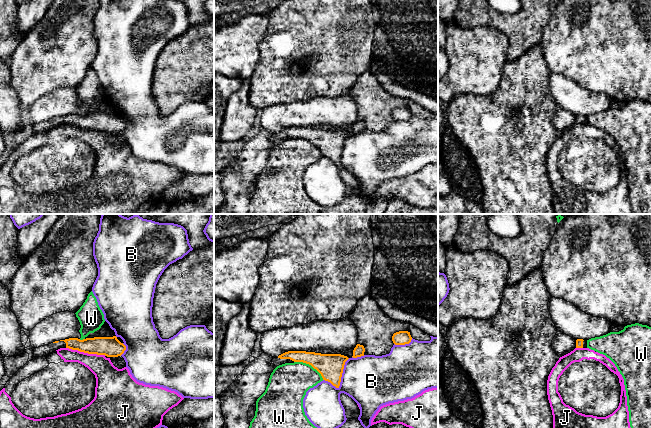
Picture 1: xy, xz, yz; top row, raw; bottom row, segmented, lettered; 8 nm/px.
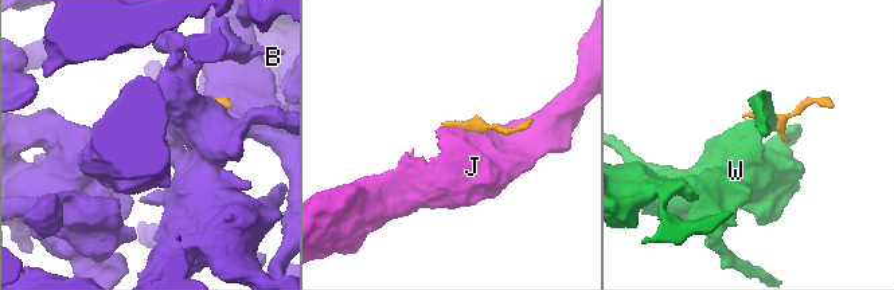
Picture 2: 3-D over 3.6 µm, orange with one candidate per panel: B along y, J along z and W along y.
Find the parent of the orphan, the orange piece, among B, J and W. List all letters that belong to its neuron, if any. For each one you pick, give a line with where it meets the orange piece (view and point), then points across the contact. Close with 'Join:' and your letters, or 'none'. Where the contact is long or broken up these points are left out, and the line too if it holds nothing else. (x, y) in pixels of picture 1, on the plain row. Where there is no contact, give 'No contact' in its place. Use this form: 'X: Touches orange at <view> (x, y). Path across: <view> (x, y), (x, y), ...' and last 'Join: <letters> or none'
Join: none

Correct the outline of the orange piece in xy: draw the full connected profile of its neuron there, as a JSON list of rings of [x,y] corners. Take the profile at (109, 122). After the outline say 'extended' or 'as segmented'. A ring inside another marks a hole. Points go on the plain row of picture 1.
[[[116,112],[94,113],[83,116],[69,114],[35,124],[34,133],[46,133],[60,124],[69,124],[88,130],[105,131],[107,133],[121,132],[126,126],[126,122]]] | extended

